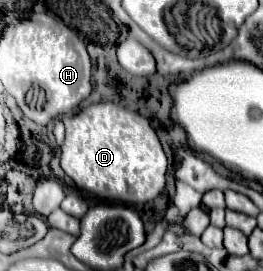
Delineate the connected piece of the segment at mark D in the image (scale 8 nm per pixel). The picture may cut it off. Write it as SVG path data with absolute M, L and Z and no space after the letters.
M95 103L75 115L65 115L61 167L81 187L97 197L123 203L149 203L165 189L167 157L151 121L115 103Z

